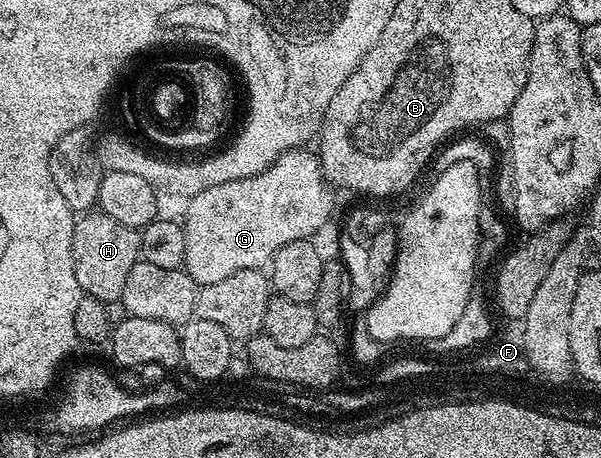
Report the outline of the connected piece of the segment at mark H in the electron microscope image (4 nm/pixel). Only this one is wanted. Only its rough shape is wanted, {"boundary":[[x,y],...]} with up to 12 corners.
{"boundary":[[100,210],[74,223],[82,293],[119,300],[141,234]]}

